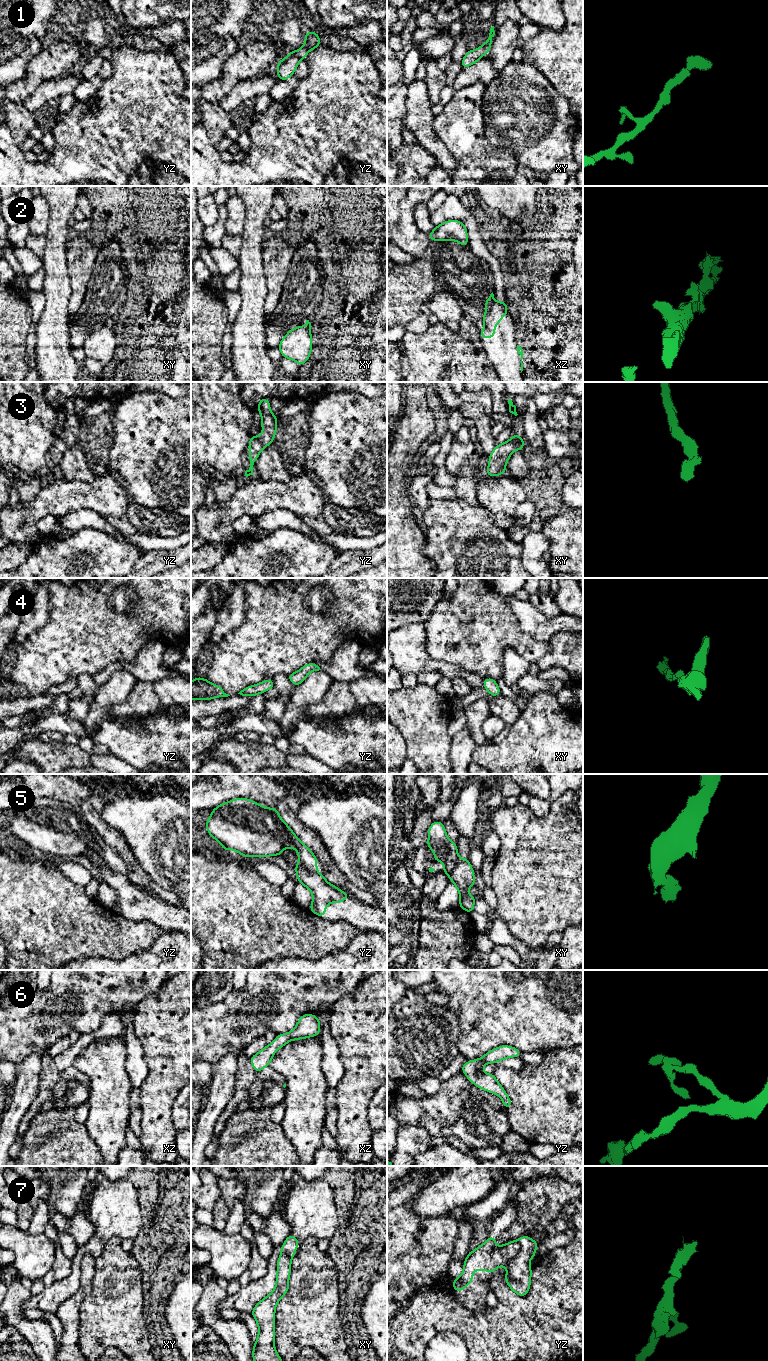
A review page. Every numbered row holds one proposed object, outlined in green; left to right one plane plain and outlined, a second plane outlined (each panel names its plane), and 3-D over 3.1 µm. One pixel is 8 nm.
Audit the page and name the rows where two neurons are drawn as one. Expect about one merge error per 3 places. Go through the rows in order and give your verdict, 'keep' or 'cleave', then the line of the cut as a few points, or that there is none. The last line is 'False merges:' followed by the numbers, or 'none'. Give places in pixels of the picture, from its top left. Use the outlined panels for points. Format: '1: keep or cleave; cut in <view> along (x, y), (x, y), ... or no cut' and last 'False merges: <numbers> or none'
1: keep; no cut
2: keep; no cut
3: keep; no cut
4: keep; no cut
5: cleave; cut in yz along (298, 862), (303, 867), (316, 872)
6: keep; no cut
7: cleave; cut in yz along (520, 1248), (506, 1265)
False merges: 5, 7

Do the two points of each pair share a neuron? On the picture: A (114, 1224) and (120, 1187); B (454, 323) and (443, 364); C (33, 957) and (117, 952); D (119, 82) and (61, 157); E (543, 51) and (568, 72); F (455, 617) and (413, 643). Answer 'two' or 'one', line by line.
A: one
B: two
C: one
D: one
E: one
F: two

